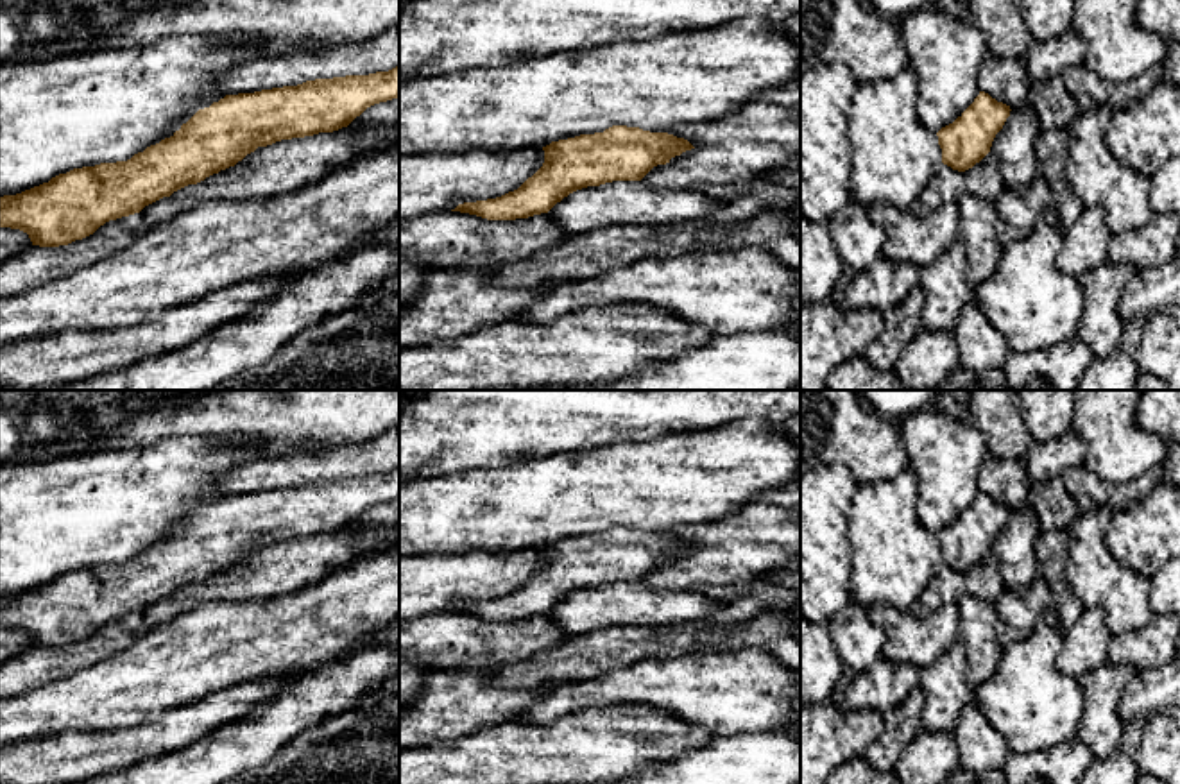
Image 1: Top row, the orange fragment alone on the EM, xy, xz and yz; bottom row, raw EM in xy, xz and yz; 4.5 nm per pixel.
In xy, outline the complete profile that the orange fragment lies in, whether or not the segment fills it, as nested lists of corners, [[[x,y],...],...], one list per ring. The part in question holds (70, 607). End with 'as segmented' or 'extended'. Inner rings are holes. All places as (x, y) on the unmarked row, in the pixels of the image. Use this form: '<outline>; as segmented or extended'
[[[399,467],[369,476],[306,481],[297,487],[226,496],[199,510],[170,539],[127,562],[73,569],[16,596],[0,598],[0,628],[20,630],[32,646],[59,648],[93,635],[109,621],[140,614],[174,592],[235,567],[258,548],[347,528],[367,508],[399,499]]]; as segmented

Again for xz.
[[[612,526],[543,548],[544,564],[517,591],[496,600],[464,603],[451,612],[487,621],[516,621],[548,614],[569,594],[612,582],[641,582],[654,567],[695,550],[668,533]]]; as segmented

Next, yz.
[[[979,492],[953,524],[936,533],[942,564],[958,573],[979,564],[990,553],[992,542],[1003,530],[1010,512],[1010,507]]]; as segmented

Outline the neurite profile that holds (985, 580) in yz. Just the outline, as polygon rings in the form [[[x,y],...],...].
[[[994,553],[965,573],[942,566],[920,598],[910,607],[917,618],[926,618],[945,603],[958,603],[965,594],[996,603],[1005,589],[1003,573]]]

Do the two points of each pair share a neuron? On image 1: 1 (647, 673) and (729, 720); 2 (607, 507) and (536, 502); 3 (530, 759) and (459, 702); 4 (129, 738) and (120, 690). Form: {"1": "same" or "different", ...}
{"1": "same", "2": "same", "3": "different", "4": "different"}

